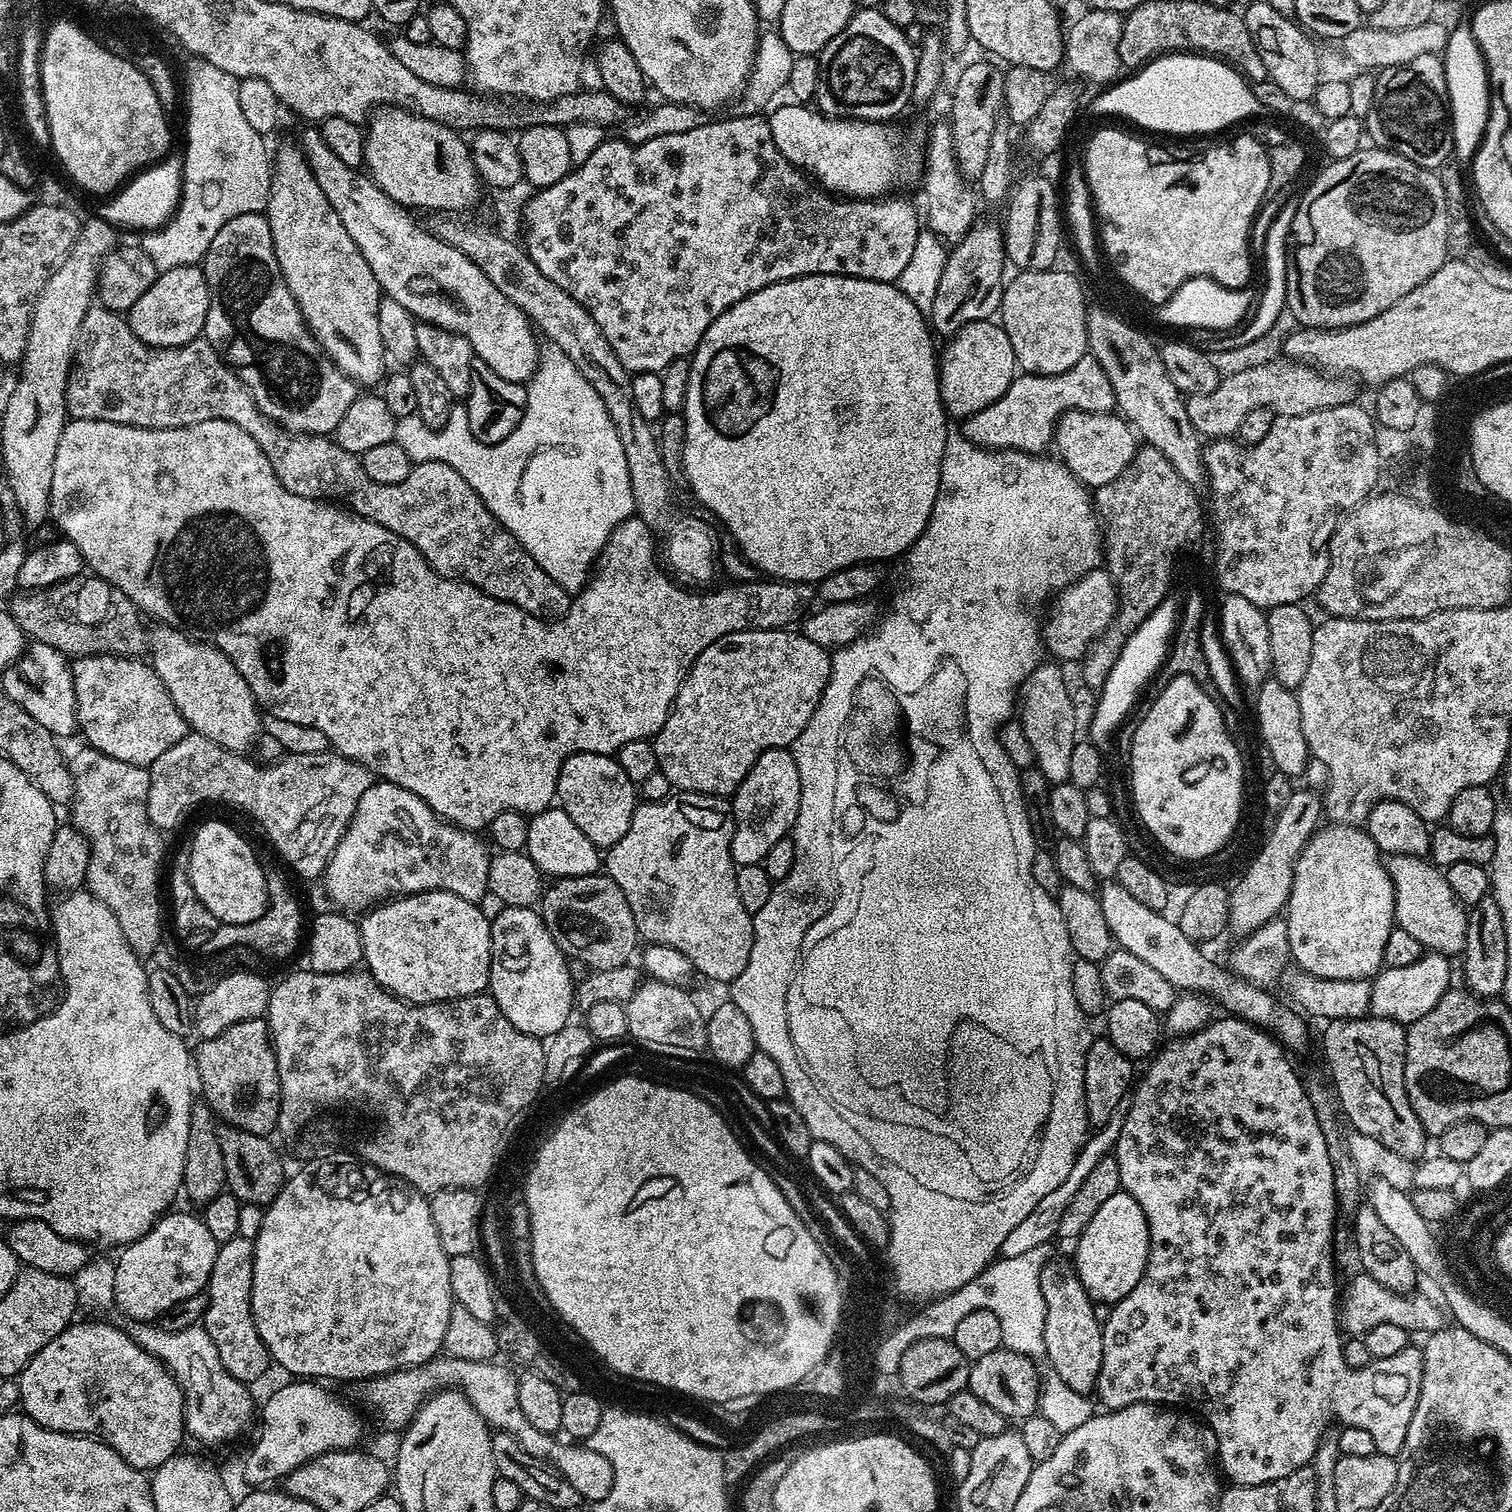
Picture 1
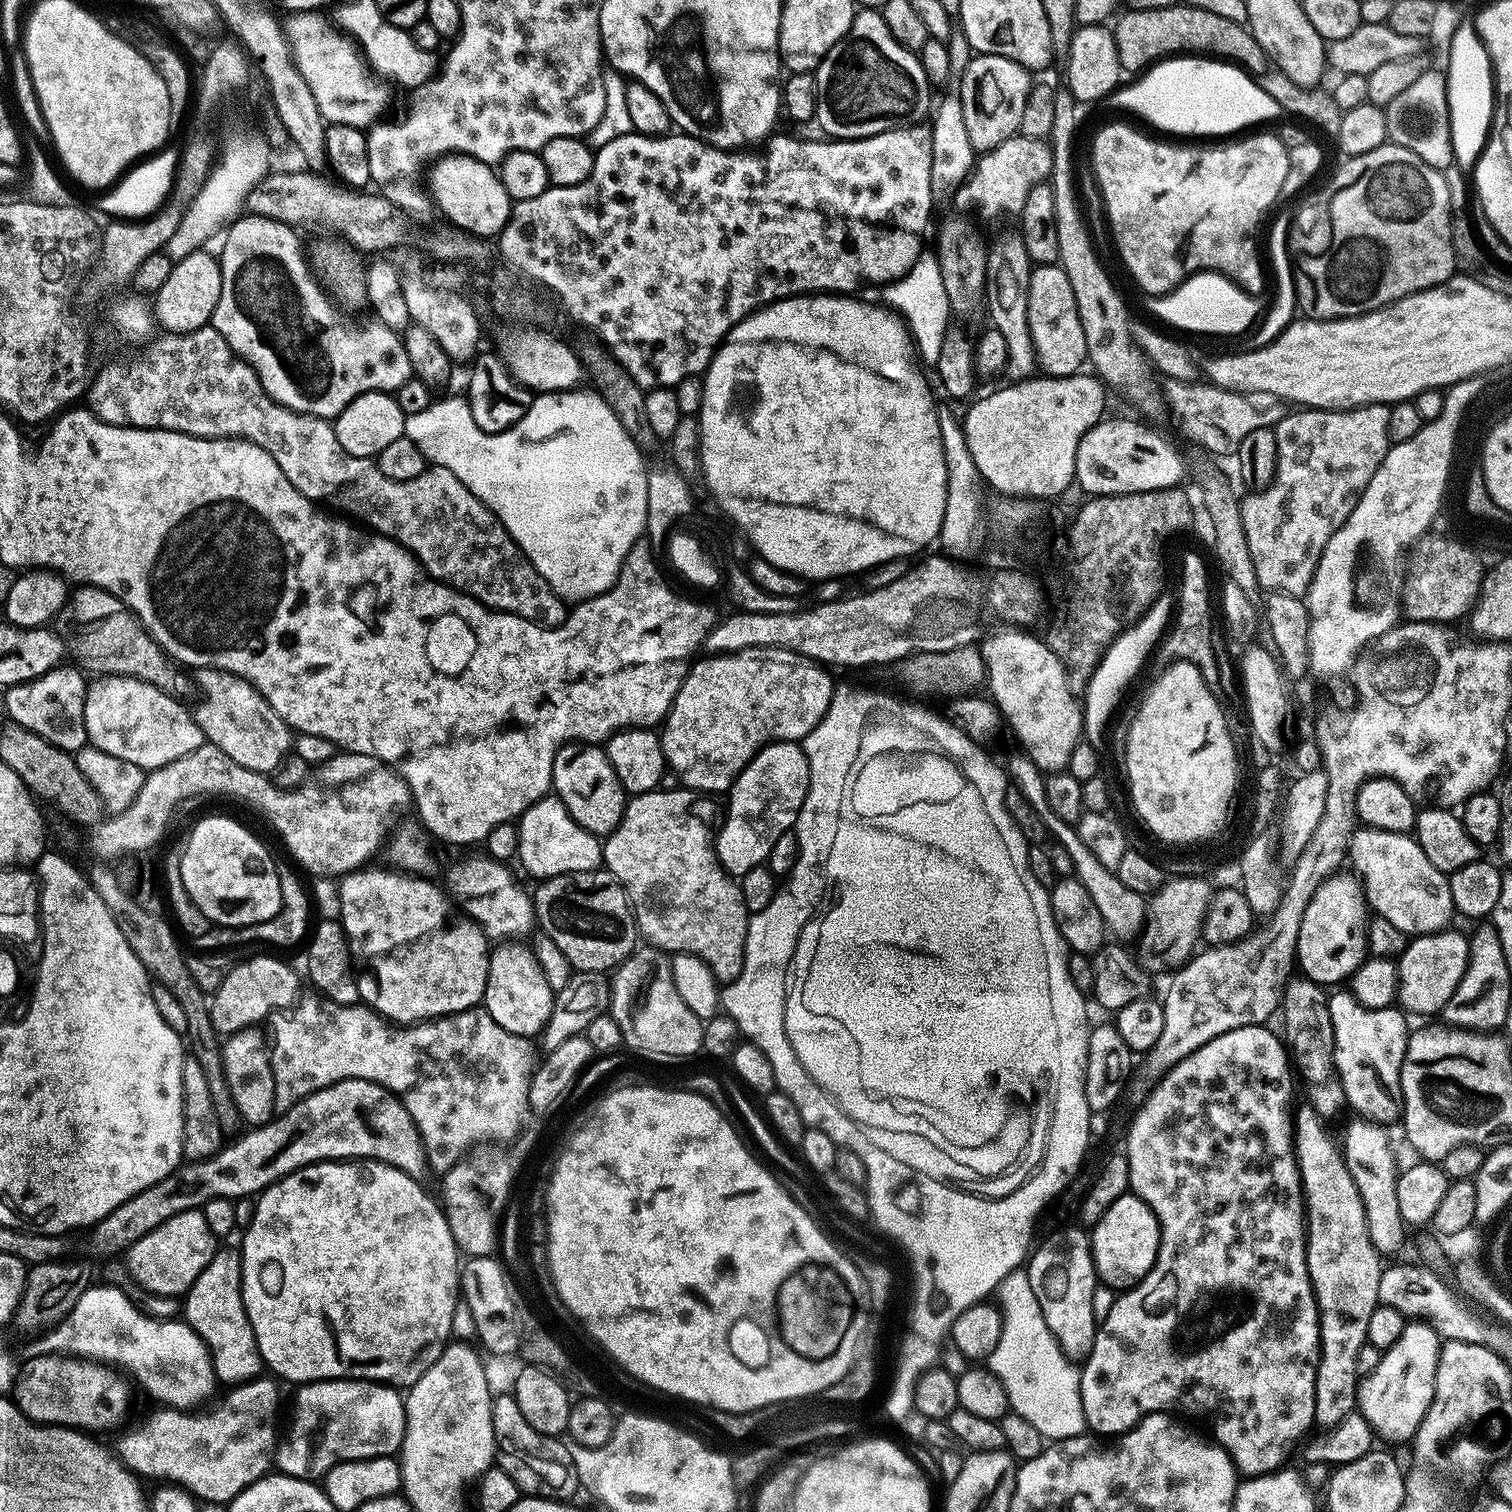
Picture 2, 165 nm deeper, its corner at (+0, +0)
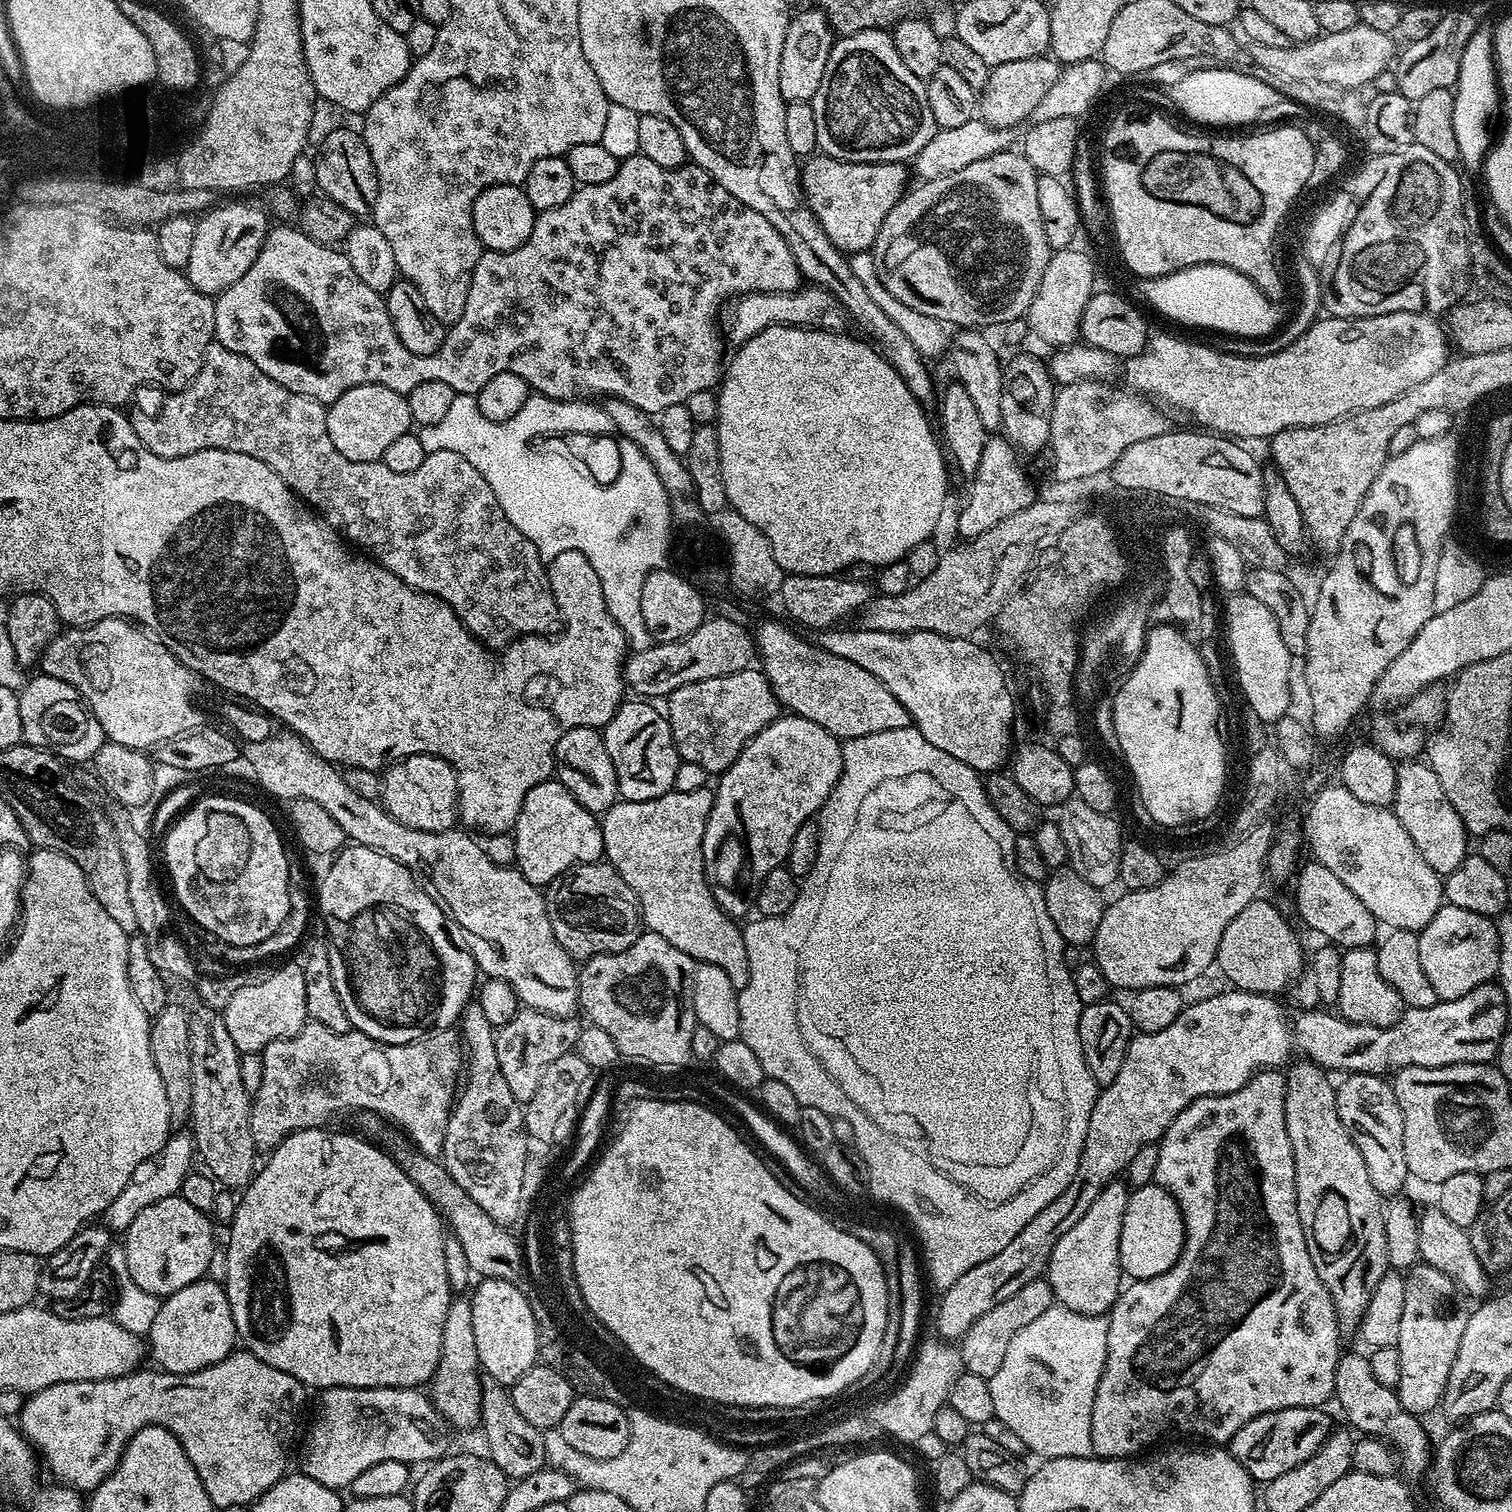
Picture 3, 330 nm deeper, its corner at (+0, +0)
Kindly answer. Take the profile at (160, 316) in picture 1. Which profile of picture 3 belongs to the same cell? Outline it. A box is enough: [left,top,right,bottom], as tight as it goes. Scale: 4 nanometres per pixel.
[186,200,270,294]

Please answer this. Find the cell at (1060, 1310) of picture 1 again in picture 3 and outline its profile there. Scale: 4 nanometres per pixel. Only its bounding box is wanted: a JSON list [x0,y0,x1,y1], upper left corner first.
[1046,1179,1129,1316]

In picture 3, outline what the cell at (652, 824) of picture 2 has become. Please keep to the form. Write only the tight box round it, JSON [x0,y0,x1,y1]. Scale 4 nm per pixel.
[600,787,750,990]

